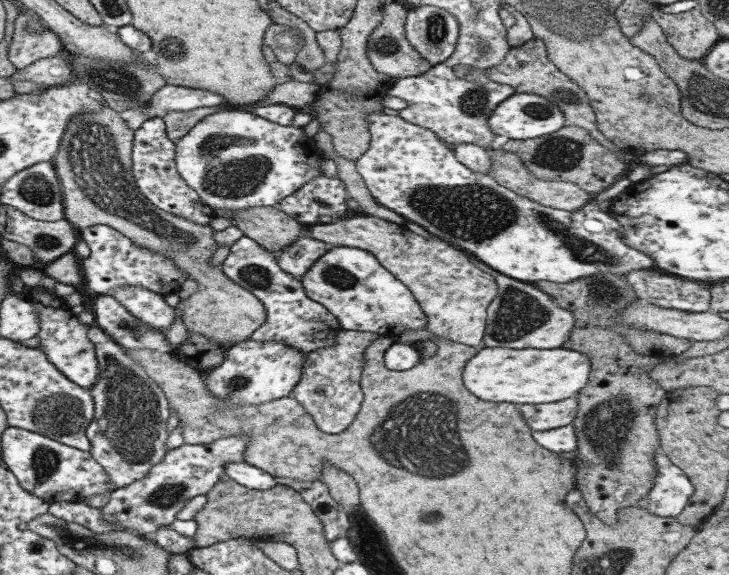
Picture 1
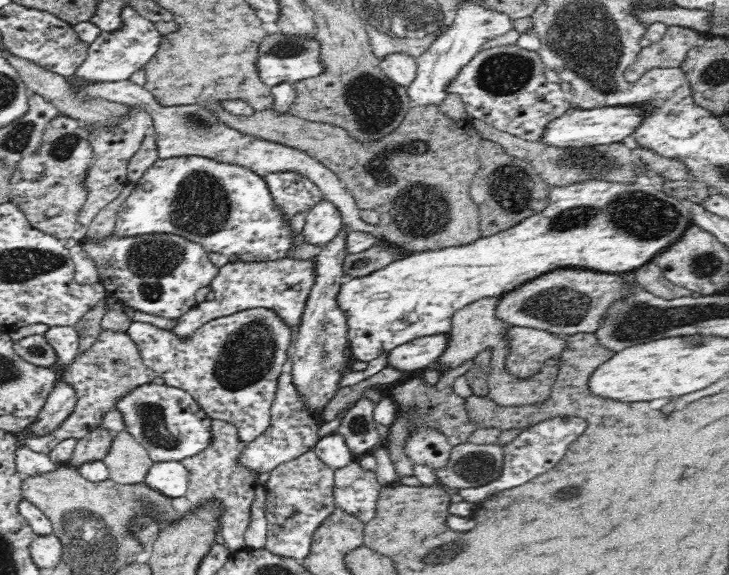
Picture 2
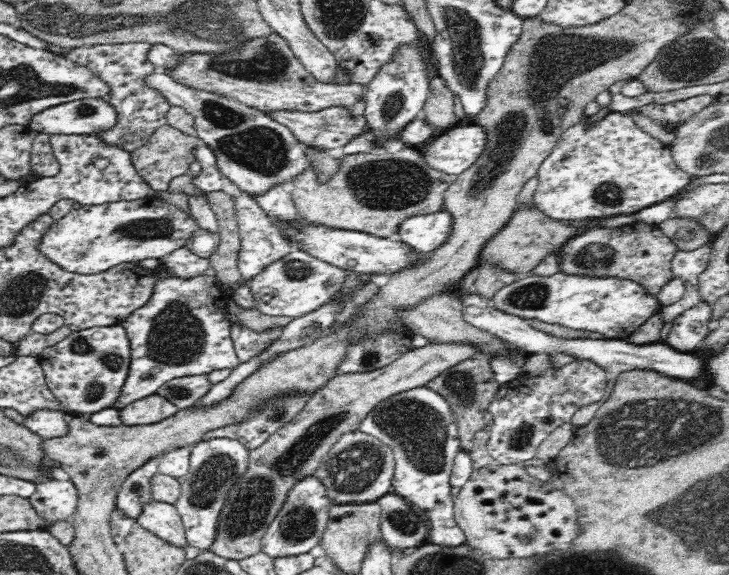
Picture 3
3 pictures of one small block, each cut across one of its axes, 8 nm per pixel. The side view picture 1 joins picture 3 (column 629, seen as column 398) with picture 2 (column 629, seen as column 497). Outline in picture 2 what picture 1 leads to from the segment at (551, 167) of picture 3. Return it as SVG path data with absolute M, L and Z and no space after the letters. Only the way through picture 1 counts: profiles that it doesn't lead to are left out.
M586 179L564 186L548 186L547 195L549 201L542 212L521 220L512 228L480 237L472 244L409 254L368 276L347 278L340 286L336 300L349 327L348 342L354 356L370 364L374 358L401 344L423 336L448 333L454 314L468 303L484 297L502 296L553 269L578 267L619 275L636 271L675 244L692 224L686 199L637 181L622 183Z

